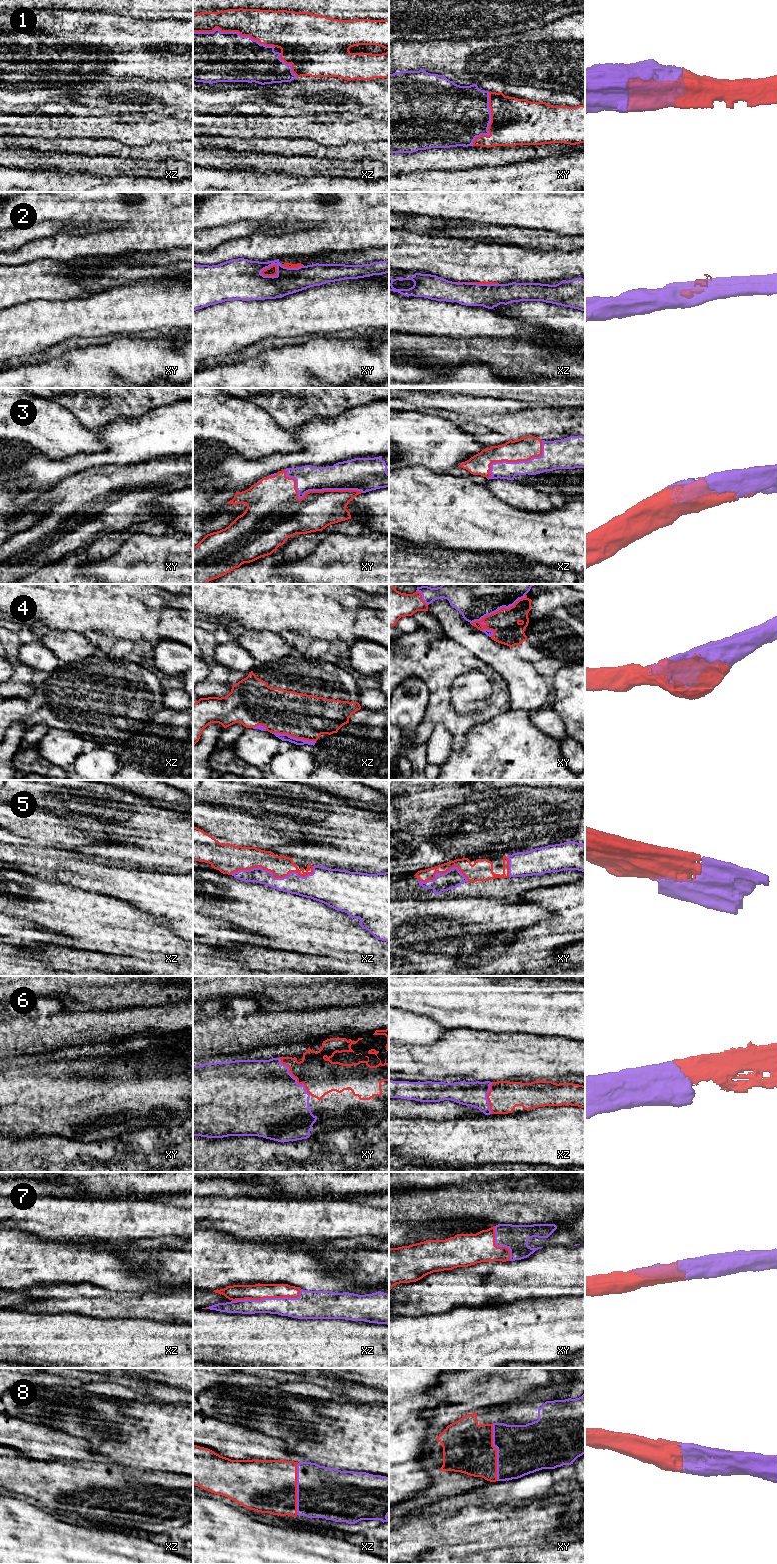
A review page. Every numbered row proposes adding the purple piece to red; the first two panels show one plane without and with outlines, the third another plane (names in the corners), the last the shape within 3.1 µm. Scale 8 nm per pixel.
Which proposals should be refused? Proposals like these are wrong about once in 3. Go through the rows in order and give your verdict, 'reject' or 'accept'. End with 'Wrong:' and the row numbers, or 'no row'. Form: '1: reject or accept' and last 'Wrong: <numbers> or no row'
1: accept
2: reject
3: accept
4: accept
5: accept
6: accept
7: accept
8: accept
Wrong: 2

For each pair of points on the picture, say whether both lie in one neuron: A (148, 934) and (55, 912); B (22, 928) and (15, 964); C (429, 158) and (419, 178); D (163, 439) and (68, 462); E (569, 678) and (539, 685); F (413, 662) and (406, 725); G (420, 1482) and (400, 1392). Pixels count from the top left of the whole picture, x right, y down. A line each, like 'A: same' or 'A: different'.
A: same
B: same
C: different
D: same
E: different
F: different
G: same

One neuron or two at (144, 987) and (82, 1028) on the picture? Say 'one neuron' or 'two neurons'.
two neurons

